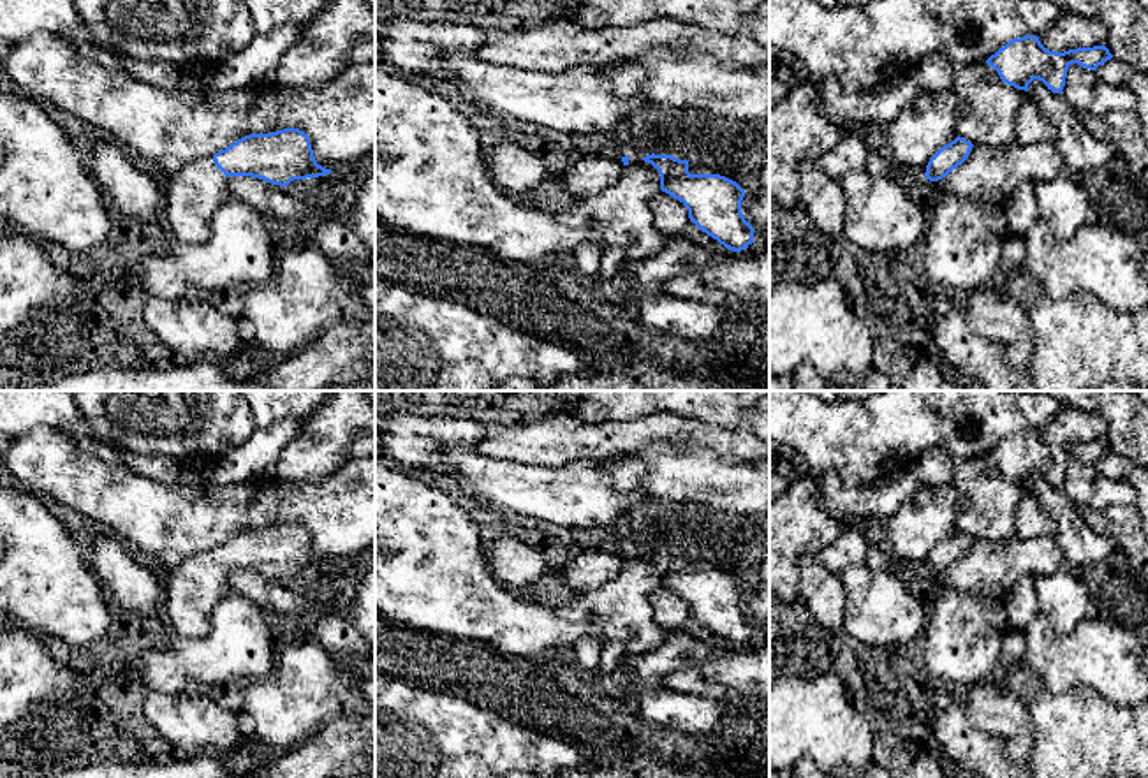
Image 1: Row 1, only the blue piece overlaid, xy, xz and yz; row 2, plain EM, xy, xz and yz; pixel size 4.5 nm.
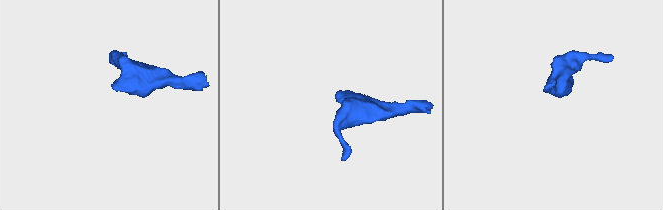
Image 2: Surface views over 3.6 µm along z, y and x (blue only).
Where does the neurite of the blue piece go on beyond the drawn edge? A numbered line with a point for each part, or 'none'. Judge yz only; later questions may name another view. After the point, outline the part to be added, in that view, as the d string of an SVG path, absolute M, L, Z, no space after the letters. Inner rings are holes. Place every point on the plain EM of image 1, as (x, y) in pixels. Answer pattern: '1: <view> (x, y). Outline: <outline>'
none

